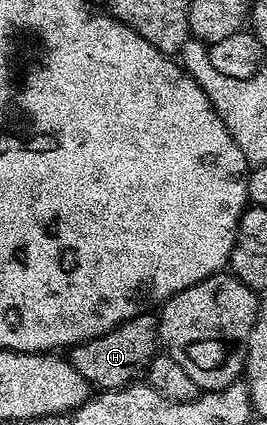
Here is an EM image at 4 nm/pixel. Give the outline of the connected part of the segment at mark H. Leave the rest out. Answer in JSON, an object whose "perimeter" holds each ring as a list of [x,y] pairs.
{"perimeter":[[[153,312],[141,313],[139,317],[128,319],[112,331],[100,335],[96,339],[88,339],[84,343],[73,346],[69,350],[68,359],[86,376],[91,386],[99,390],[122,389],[131,384],[138,372],[145,370],[154,360],[160,349],[158,336],[158,319]]]}

